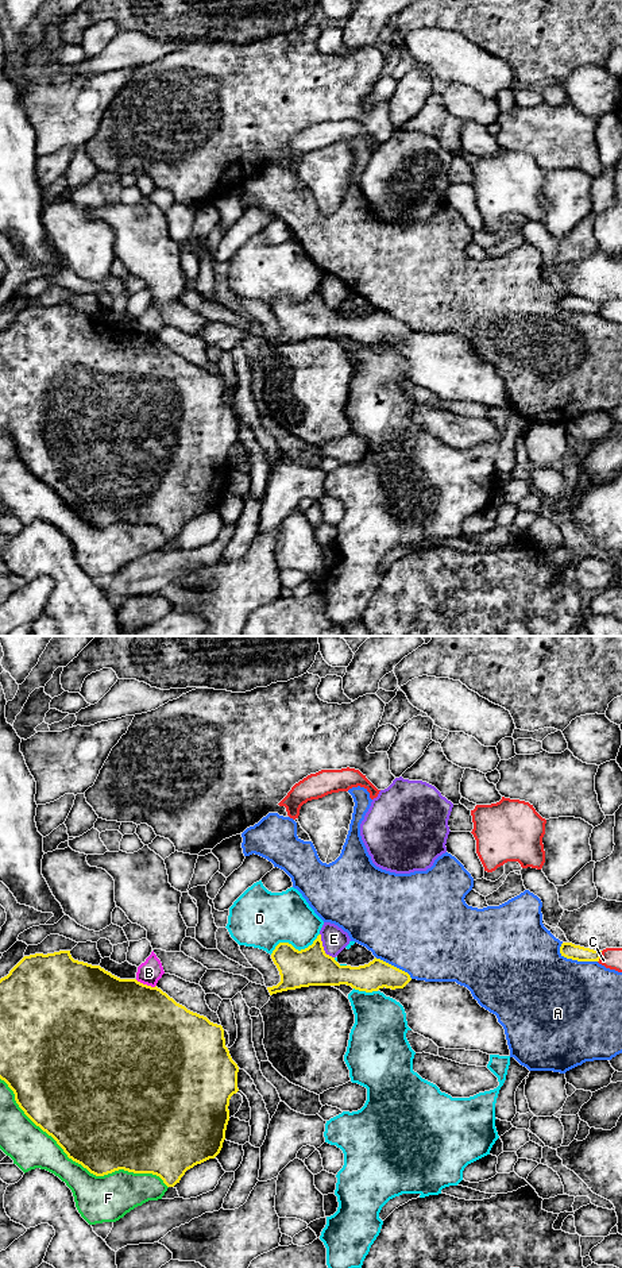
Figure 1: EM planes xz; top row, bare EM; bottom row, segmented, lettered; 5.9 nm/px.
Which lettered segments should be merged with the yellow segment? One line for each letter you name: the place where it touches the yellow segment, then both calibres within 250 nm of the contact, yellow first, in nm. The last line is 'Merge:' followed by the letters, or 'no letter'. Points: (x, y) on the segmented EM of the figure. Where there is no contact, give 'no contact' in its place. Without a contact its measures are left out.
Merge: no letter

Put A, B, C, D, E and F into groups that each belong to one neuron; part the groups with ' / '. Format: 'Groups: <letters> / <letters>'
Groups: A / B / C / D / E / F

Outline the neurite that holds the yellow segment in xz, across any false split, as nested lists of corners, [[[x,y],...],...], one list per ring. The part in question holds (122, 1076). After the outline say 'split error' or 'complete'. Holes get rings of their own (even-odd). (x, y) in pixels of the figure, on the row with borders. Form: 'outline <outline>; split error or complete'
outline [[[70,951],[24,956],[7,976],[0,979],[0,1079],[13,1091],[15,1101],[24,1114],[51,1136],[69,1159],[96,1176],[124,1169],[157,1175],[167,1187],[174,1187],[188,1169],[215,1159],[225,1140],[229,1099],[239,1091],[237,1072],[239,1067],[225,1047],[221,1025],[188,1010],[157,986],[151,987],[136,979],[120,979],[100,966],[74,960]]]; complete

